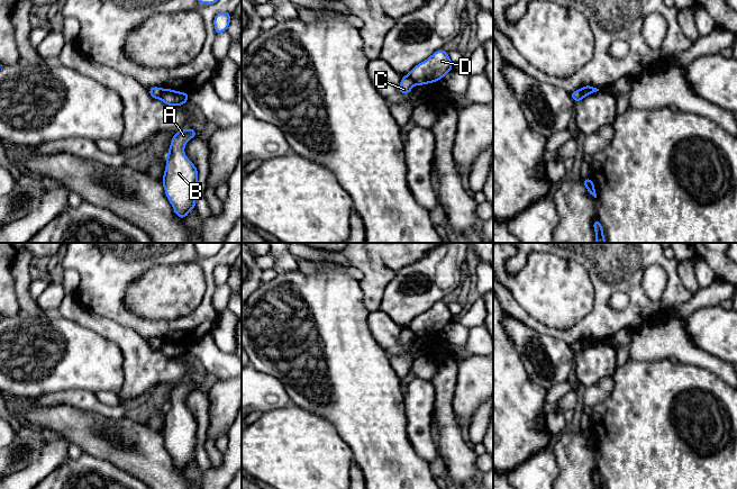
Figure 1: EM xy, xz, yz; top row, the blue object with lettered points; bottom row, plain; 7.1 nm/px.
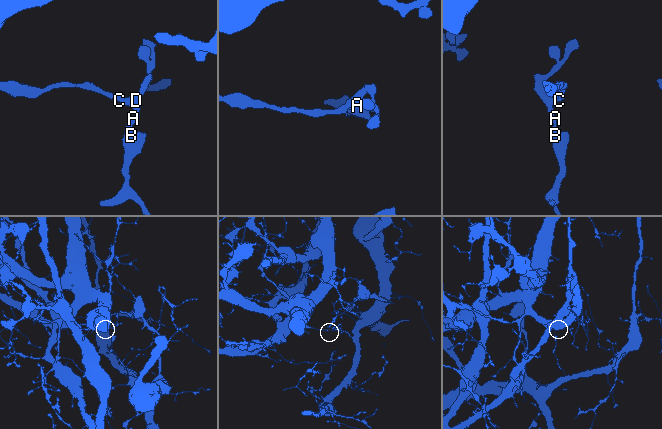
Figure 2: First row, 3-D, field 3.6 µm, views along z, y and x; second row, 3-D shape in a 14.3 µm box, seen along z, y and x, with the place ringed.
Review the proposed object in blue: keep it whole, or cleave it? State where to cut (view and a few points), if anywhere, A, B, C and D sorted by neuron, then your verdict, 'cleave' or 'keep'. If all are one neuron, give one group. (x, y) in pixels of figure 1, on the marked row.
cut in xy along (164, 89), (158, 98); A B D / C; cleave

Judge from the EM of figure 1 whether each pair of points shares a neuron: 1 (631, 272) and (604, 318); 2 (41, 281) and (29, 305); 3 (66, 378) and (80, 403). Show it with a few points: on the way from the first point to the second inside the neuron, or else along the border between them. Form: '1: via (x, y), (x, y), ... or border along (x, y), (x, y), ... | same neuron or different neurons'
1: via (619, 279), (603, 295), (603, 306) | same neuron
2: border along (34, 278), (29, 284), (28, 293), (36, 300) | different neurons
3: border along (93, 392), (87, 389), (66, 389), (47, 395) | different neurons

